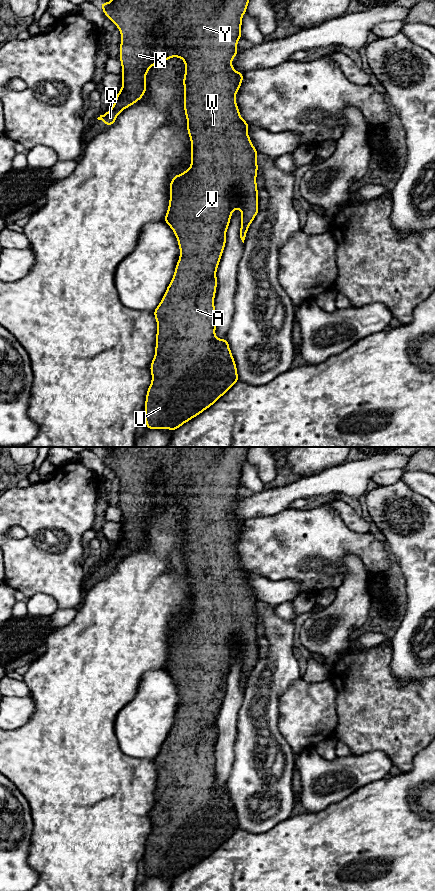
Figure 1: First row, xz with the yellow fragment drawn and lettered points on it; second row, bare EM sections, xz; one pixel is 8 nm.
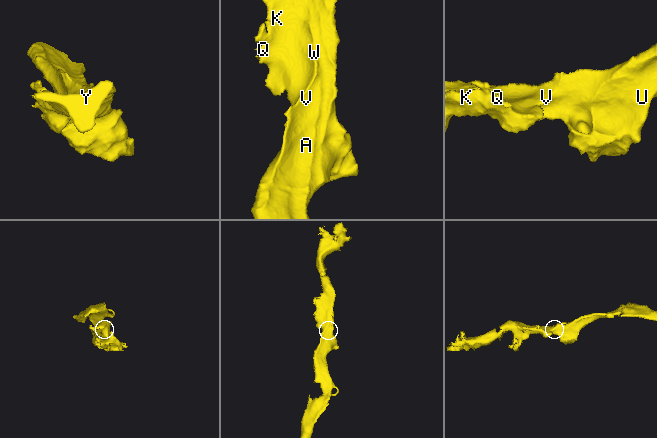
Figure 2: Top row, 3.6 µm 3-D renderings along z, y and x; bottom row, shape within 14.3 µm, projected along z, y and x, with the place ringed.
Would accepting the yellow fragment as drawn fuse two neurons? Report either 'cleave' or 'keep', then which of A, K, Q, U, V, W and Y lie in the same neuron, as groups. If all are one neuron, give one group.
keep; groups A K Q U V W Y

